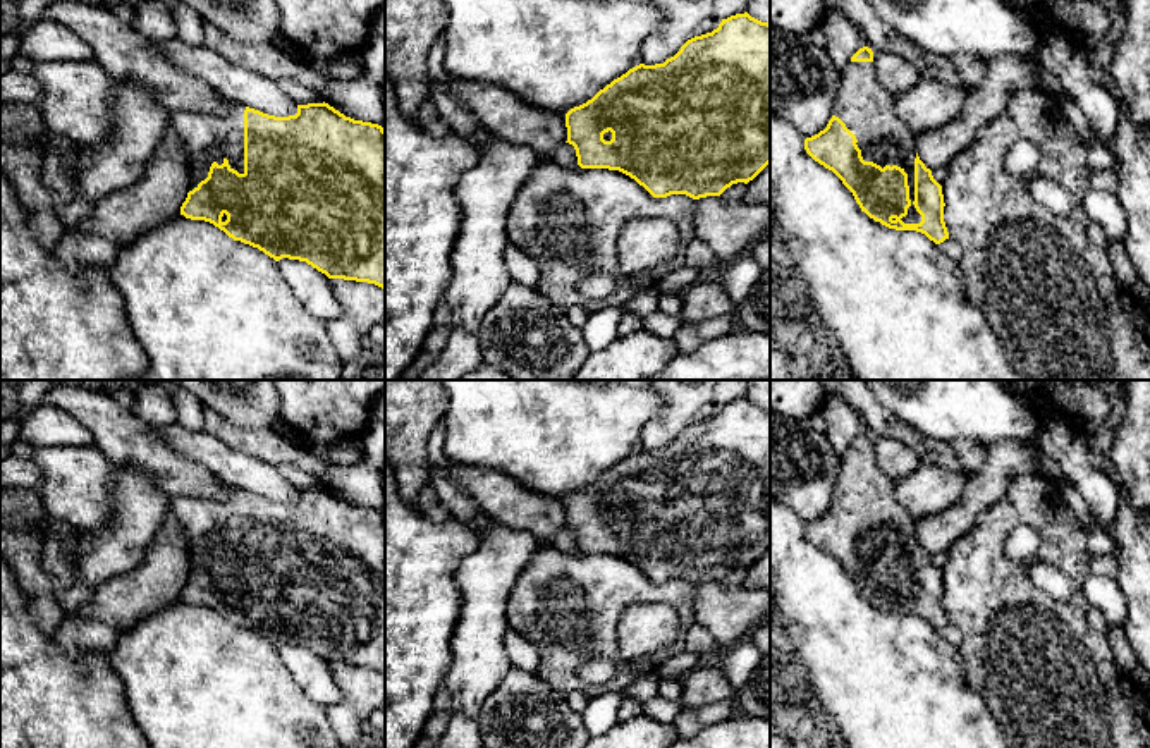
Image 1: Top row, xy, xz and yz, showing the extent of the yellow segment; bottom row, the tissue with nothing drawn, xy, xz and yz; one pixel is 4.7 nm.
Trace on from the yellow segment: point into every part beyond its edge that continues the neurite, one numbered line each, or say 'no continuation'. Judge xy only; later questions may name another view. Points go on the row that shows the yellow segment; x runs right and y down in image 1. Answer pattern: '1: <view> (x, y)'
1: xy (207, 138)

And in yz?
1: yz (867, 109)

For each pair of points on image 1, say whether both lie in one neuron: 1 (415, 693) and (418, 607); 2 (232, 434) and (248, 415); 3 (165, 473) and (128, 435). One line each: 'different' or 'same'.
1: same
2: different
3: same

